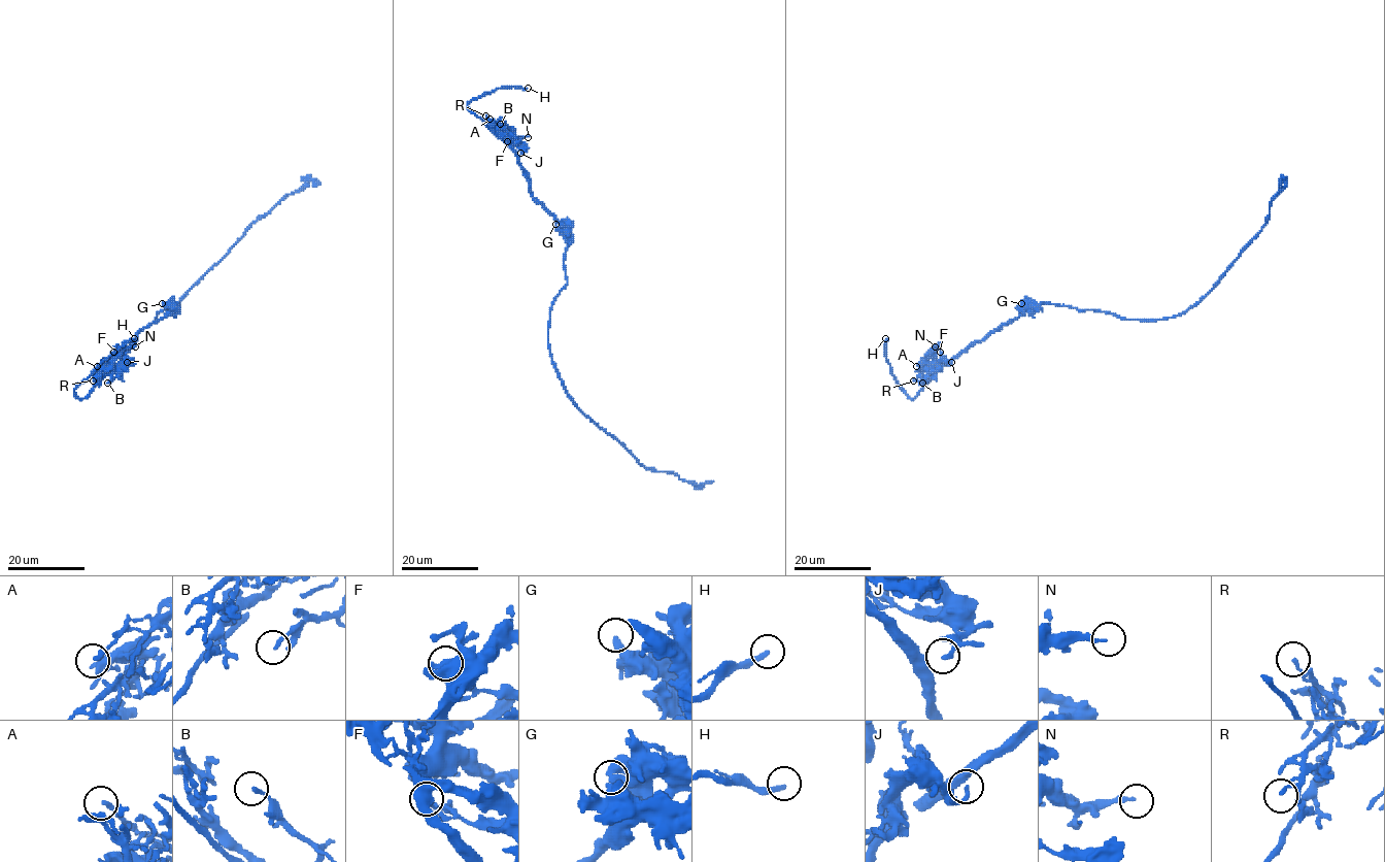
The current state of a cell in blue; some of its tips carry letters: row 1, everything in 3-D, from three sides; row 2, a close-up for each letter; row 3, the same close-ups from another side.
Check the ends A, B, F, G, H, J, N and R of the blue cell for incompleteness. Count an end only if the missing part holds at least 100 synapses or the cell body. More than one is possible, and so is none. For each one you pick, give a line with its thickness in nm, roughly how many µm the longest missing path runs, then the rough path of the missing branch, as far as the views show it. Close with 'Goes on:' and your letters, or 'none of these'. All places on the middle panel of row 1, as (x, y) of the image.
H: 240 nm | 25 µm | (528, 88), (536, 91), (556, 113), (586, 124)
Goes on: H

